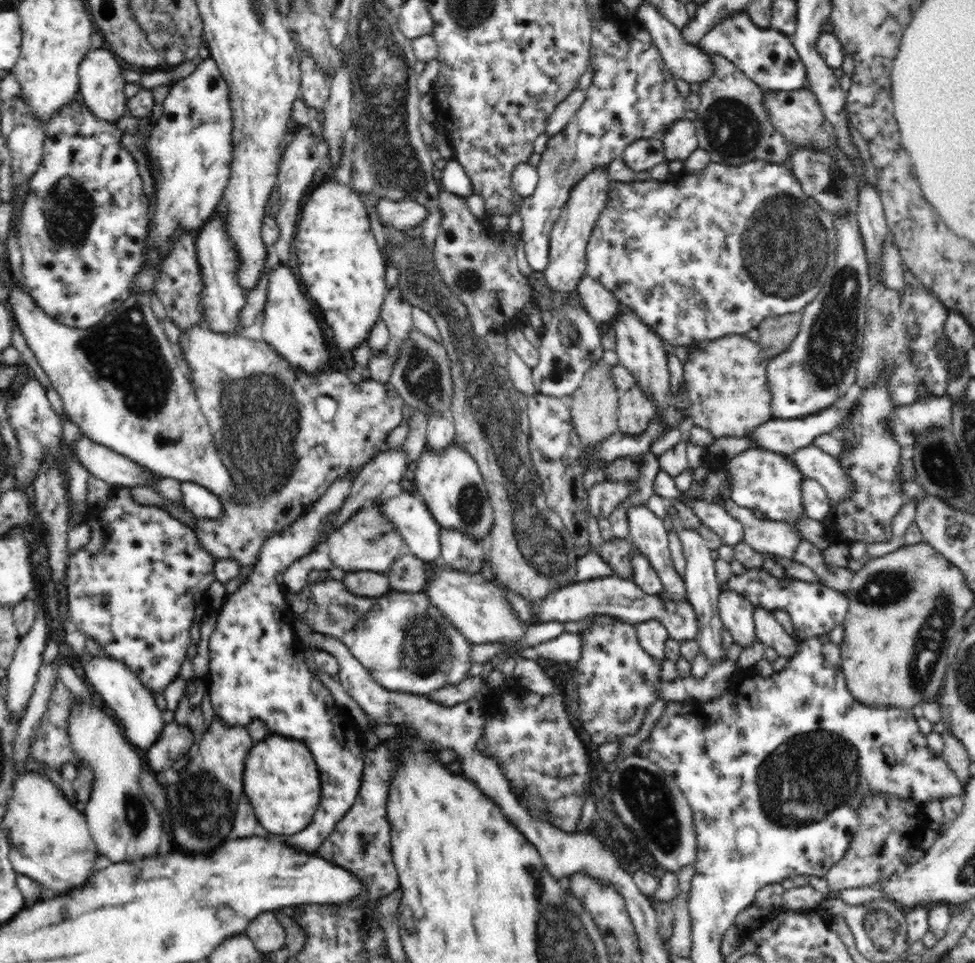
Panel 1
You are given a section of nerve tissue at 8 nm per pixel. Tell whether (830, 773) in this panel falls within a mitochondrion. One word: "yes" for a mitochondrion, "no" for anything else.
yes

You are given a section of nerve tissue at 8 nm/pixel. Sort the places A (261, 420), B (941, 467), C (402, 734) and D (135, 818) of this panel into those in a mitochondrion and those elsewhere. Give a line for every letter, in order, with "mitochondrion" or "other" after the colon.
A: mitochondrion
B: mitochondrion
C: other
D: mitochondrion

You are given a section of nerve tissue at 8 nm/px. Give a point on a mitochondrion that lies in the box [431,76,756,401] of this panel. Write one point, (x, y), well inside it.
(469, 283)

